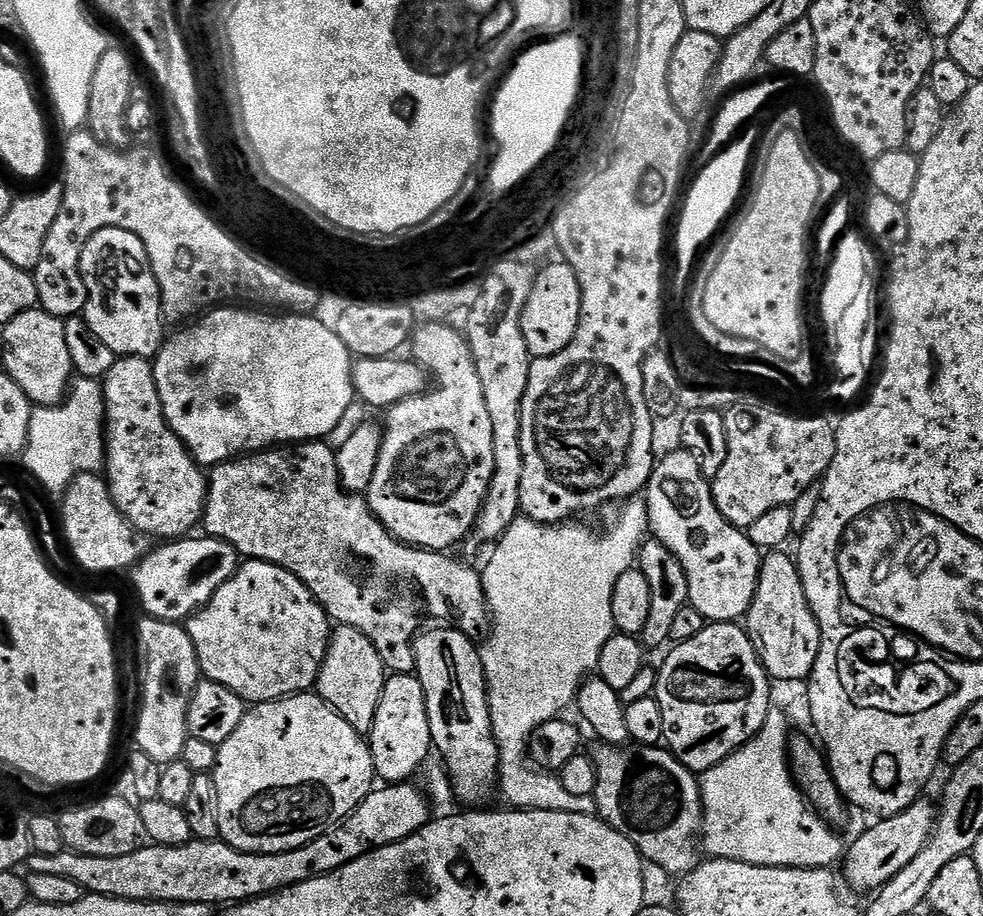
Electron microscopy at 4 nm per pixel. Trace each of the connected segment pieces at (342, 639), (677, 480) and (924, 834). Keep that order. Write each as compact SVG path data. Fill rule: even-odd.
M337 627L328 641L328 653L316 677L315 691L334 711L350 722L354 730L361 734L372 731L374 714L378 710L380 695L384 689L386 669L378 650L358 630Z
M677 450L677 452L670 453L669 456L661 455L657 459L656 467L652 470L652 477L646 489L646 503L648 506L648 527L651 535L659 540L662 546L666 546L666 550L670 550L670 554L674 554L674 558L678 558L678 562L682 562L682 570L686 570L690 607L698 610L698 614L702 614L705 621L708 622L736 622L741 618L747 617L748 607L752 604L752 599L758 586L758 578L760 577L761 549L751 540L747 531L734 527L730 522L726 522L726 518L722 518L722 514L712 497L712 485L709 481L705 480L702 470L698 470L698 462L694 462L692 455L686 451Z
M921 798L898 814L877 819L873 828L866 829L853 844L847 845L846 855L842 860L843 879L846 884L848 879L849 884L847 887L872 894L883 888L886 882L890 882L890 878L894 878L898 870L906 870L918 858L918 854L922 854L926 842L930 842L932 831L936 828L937 815L937 805L931 804L927 798Z

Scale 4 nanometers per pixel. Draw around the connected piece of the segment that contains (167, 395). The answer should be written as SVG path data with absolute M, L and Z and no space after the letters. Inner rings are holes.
M220 309L209 311L196 322L198 324L193 323L190 326L193 326L192 328L165 339L152 360L152 373L160 395L160 407L164 409L164 416L173 432L176 433L176 437L195 456L197 464L215 466L239 457L241 454L255 454L261 450L271 449L273 446L287 445L289 442L316 442L331 434L338 425L339 419L346 413L346 408L354 401L352 378L354 358L335 329L318 319L319 317L308 315L298 317L296 320L268 320L268 318L246 316L243 310Z

